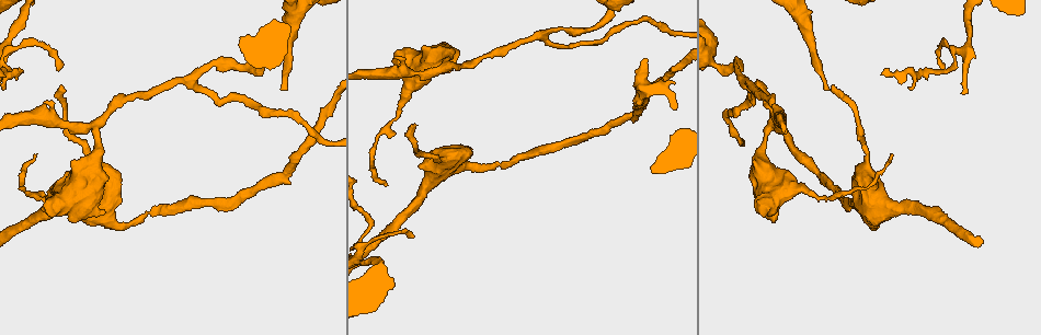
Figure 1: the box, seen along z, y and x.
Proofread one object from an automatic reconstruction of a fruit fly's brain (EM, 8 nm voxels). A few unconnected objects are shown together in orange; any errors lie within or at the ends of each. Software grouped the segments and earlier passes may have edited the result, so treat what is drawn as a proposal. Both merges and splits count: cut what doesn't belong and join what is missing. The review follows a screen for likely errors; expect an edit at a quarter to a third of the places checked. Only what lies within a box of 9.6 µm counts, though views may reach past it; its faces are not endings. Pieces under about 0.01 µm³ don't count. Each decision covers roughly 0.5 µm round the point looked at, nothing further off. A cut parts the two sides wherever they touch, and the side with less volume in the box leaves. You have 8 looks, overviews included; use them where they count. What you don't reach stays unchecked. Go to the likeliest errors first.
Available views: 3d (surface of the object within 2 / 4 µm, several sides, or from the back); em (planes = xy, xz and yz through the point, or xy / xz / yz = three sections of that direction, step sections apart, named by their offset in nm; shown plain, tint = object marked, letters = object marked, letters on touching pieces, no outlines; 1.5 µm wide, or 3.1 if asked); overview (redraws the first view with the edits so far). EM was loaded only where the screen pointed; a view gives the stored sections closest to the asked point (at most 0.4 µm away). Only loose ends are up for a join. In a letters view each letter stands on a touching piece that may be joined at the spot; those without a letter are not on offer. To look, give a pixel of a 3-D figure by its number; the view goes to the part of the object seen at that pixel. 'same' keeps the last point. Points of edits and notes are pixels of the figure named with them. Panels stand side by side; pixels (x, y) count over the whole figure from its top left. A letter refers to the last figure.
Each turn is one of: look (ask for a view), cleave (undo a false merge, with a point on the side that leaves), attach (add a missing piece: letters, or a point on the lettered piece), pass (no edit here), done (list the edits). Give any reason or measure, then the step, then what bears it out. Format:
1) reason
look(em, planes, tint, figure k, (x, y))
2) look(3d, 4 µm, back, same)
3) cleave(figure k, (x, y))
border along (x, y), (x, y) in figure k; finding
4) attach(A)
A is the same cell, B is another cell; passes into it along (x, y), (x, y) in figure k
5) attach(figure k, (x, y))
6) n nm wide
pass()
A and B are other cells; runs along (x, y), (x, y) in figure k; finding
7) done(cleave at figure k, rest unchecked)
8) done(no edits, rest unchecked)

thin end
look(3d, 2 µm, figure 1, (394, 56))

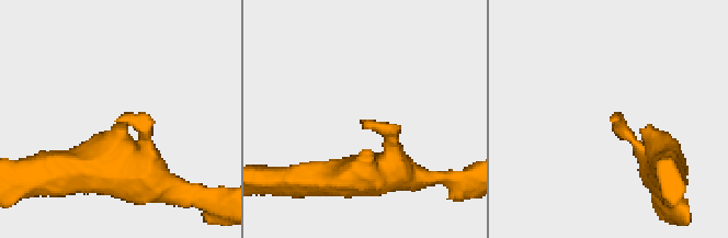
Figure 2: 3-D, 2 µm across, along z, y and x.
look(em, planes, letters, figure 2, (611, 120))

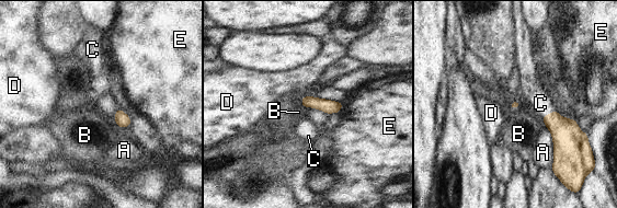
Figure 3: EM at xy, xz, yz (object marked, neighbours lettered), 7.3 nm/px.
attach(C)
C is the same cell, A, B, D and E are other cells; passes into it along (569, 141), (550, 113), (540, 103) in figure 3; the neuron continues

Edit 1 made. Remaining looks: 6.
an open end
look(3d, 2 µm, figure 1, (833, 89))

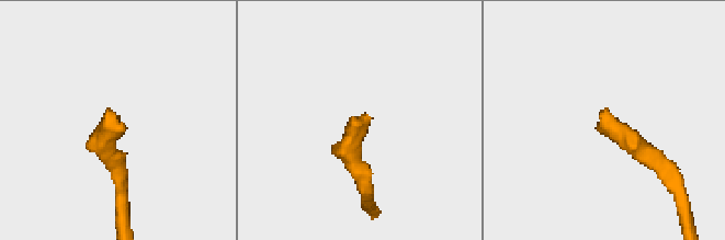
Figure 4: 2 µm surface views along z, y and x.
shape alone is not enough
look(em, planes, letters, figure 4, (601, 126))

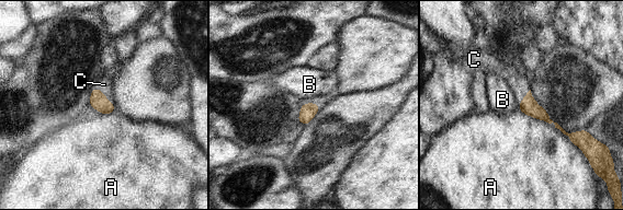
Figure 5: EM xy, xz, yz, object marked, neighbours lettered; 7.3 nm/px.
A touches over 300 nm
attach(C)
C is the same cell, A and B are other cells; the neuron continues

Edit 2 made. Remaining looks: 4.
look(overview)

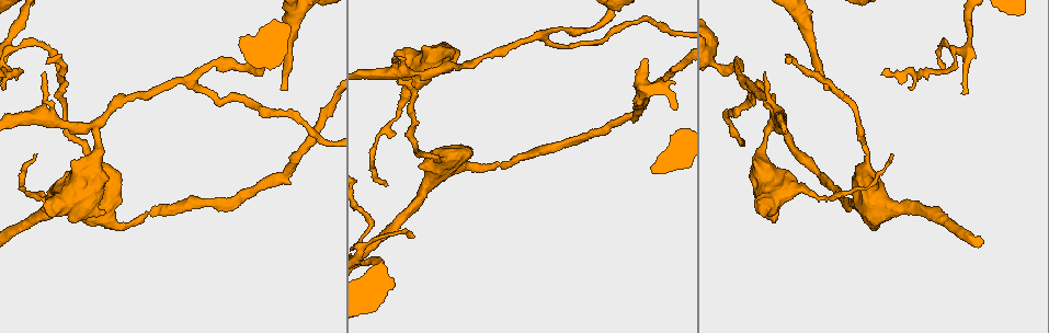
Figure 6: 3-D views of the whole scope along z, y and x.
three arms meet
look(em, xy, step 8, letters, figure 6, (743, 77))

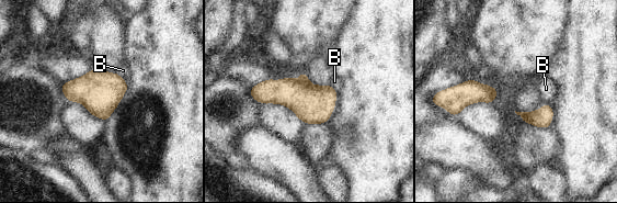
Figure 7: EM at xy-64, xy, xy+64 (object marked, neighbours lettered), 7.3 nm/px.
pass()
B is another cell; border along (118, 72), (127, 85) in figure 7; continuous, no second neuron

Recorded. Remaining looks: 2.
done(attach at figure 3, attach at figure 5, rest unchecked)

